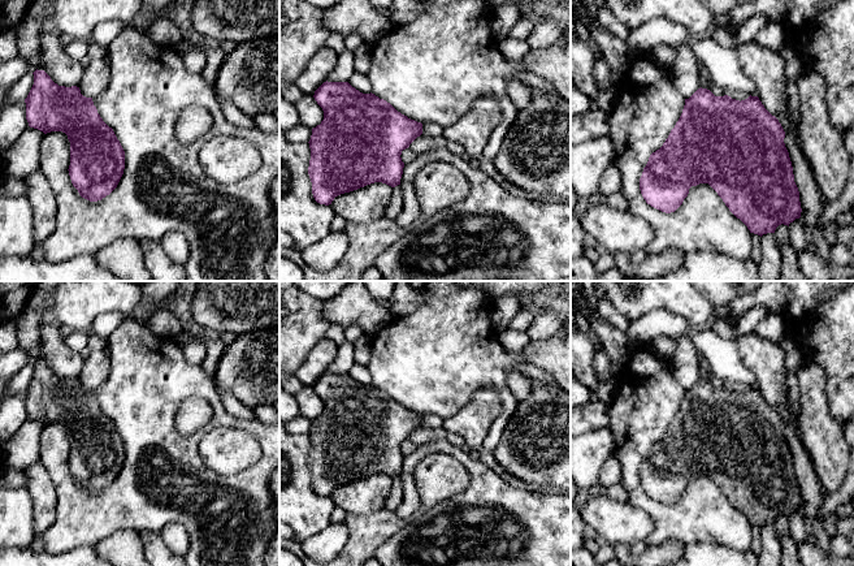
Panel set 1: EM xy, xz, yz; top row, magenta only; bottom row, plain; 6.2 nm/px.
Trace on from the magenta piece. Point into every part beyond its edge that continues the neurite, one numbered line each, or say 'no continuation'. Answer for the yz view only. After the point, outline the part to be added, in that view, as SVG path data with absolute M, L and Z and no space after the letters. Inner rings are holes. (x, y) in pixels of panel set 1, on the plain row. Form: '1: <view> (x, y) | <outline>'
no continuation

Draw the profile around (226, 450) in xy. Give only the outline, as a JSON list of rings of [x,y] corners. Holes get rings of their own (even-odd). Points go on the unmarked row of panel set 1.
[[[227,427],[205,429],[199,453],[203,462],[221,475],[235,475],[261,458],[261,448],[253,435]]]

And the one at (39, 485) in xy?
[[[40,459],[25,474],[27,475],[26,489],[34,502],[35,535],[43,536],[56,520],[57,494],[55,485]]]

